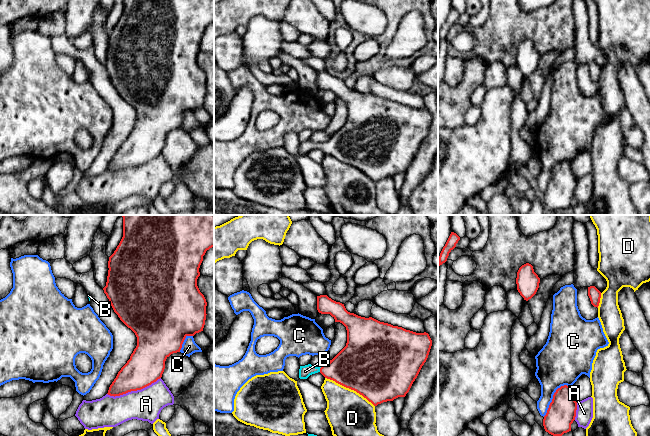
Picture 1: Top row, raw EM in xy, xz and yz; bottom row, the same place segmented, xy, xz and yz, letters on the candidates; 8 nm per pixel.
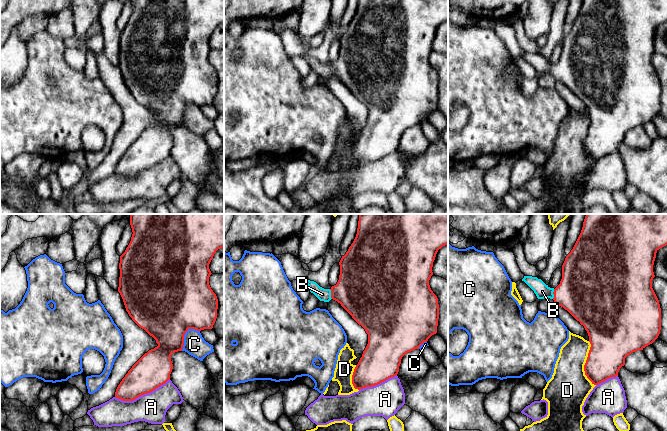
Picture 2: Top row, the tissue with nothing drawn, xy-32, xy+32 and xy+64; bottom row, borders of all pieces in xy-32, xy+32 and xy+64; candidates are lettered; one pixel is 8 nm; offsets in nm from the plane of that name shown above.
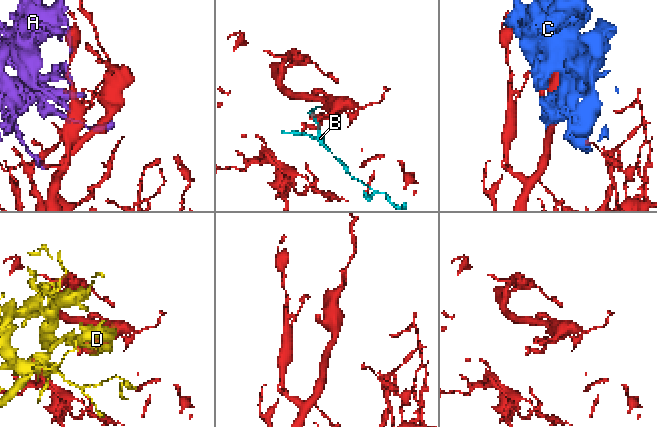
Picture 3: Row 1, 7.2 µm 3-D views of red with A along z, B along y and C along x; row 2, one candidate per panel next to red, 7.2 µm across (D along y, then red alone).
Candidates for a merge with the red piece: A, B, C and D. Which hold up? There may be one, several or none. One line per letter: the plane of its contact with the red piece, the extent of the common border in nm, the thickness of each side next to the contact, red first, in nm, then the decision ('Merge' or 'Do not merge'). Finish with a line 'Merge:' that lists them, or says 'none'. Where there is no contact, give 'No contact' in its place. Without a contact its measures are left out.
A: Touches red in xy. Shared border 460 nm. Thickness 300 nm (red) against 260 nm. Do not merge
B: Touches red in xz. Shared border 40 nm. Thickness 320 nm (red) against 100 nm. Merge
C: Touches red in yz. Shared border 340 nm. Thickness 220 nm (red) against 320 nm. Do not merge
D: Touches red in xz. Shared border 460 nm. Thickness 500 nm (red) against 380 nm. Do not merge
Merge: B

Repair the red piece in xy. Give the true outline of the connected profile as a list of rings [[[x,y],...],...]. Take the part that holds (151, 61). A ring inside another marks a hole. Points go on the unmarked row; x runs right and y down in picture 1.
[[[123,0],[123,13],[114,29],[109,33],[108,52],[106,62],[103,64],[109,78],[120,96],[130,104],[137,113],[137,122],[127,139],[118,148],[116,154],[109,163],[108,171],[120,172],[131,167],[141,166],[162,153],[166,135],[173,129],[180,128],[182,120],[187,112],[194,112],[203,107],[206,96],[207,78],[197,62],[200,52],[199,44],[206,27],[214,23],[214,0]]]

